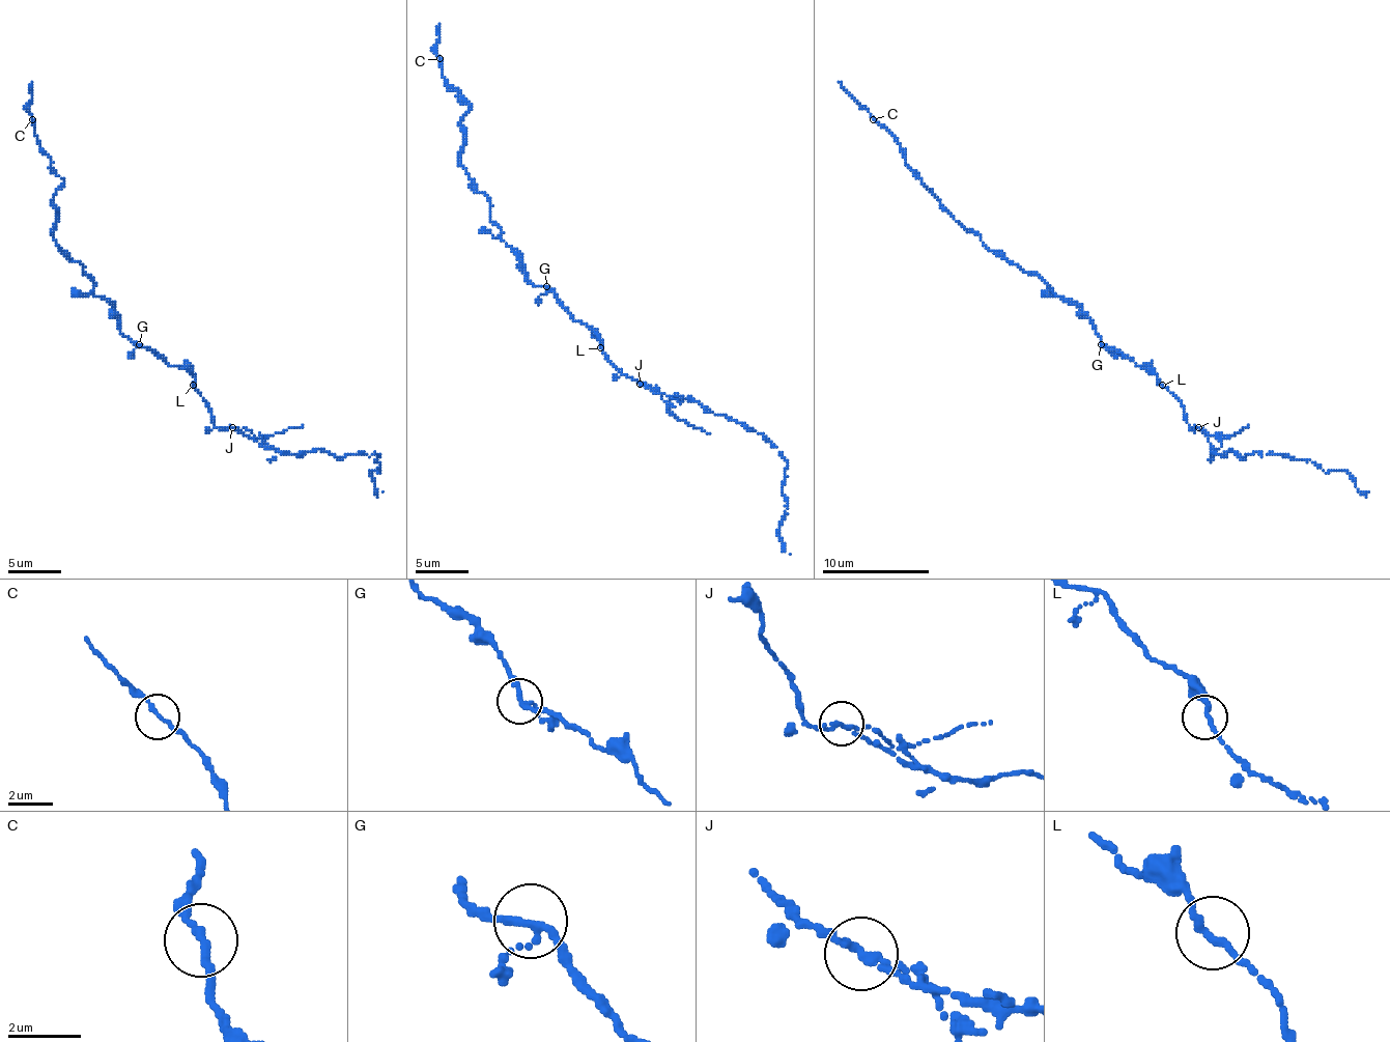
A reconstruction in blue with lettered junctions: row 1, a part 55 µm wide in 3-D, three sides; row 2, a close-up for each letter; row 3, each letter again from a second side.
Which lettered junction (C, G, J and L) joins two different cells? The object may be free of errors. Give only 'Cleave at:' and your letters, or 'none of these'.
Cleave at: none of these

